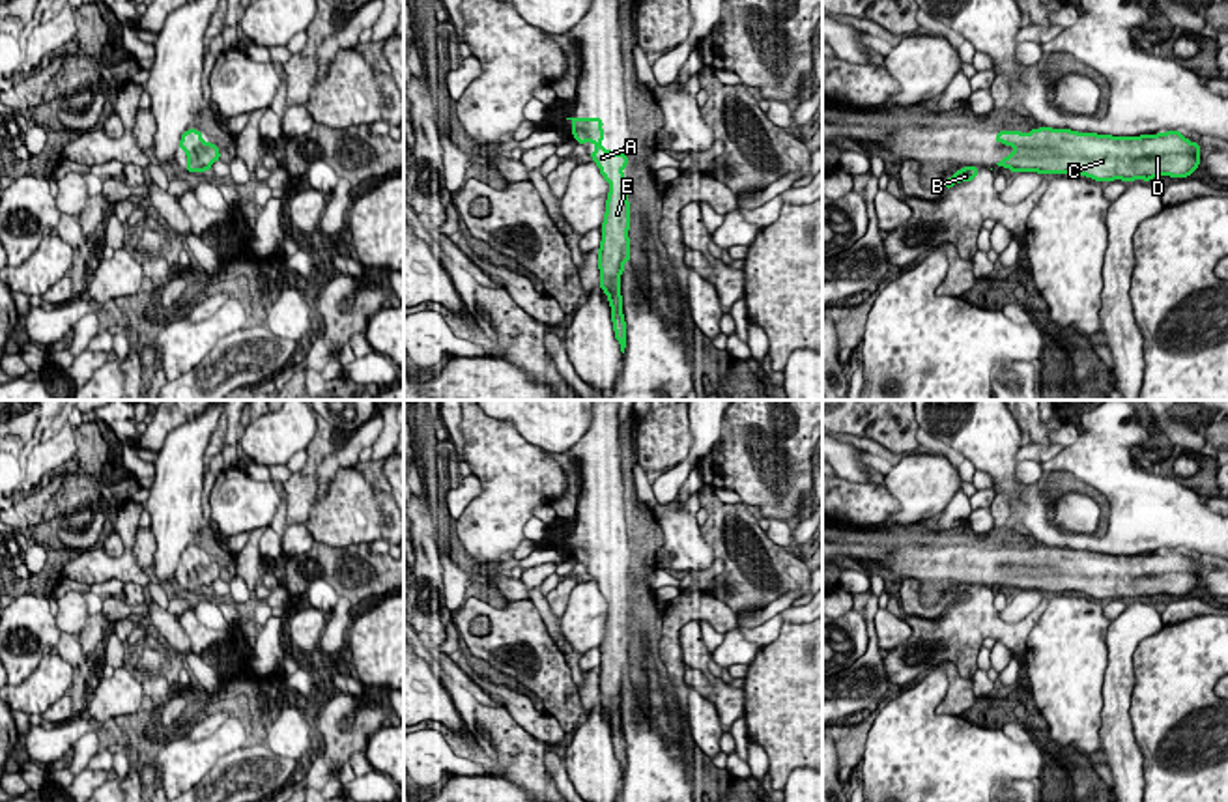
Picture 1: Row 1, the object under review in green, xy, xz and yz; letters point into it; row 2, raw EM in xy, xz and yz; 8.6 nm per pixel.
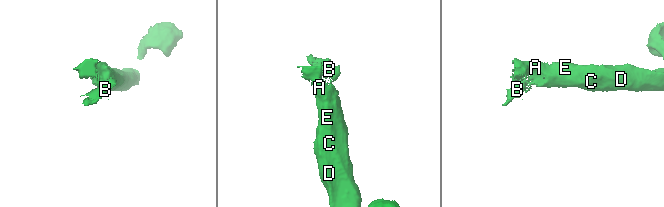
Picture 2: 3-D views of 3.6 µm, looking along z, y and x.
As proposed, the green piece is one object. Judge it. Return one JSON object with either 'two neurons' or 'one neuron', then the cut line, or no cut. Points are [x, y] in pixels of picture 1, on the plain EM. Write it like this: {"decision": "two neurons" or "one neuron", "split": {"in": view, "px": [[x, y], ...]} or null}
{"decision": "one neuron", "split": null}

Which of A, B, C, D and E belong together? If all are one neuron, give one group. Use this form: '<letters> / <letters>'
A B C D E

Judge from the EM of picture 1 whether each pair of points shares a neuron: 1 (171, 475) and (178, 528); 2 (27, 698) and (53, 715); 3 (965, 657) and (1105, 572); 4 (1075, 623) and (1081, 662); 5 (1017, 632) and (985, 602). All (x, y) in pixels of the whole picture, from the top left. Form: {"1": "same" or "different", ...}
{"1": "same", "2": "different", "3": "different", "4": "same", "5": "same"}

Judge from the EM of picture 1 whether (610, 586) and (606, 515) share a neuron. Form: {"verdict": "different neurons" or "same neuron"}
{"verdict": "same neuron"}

